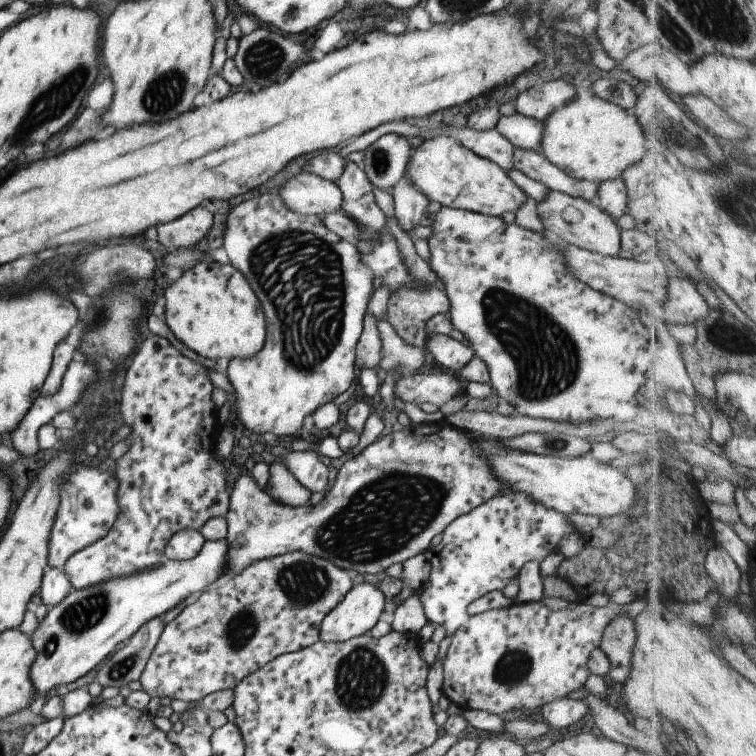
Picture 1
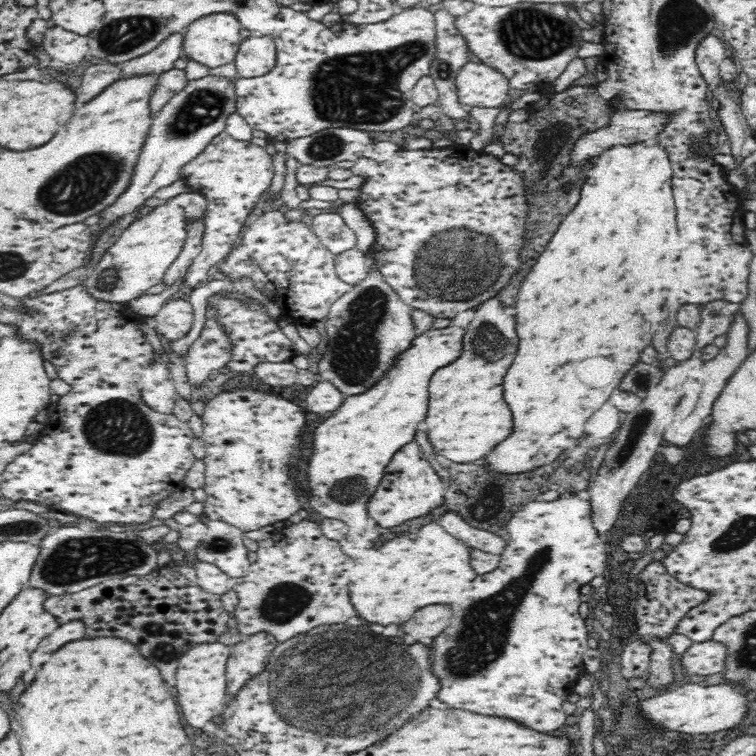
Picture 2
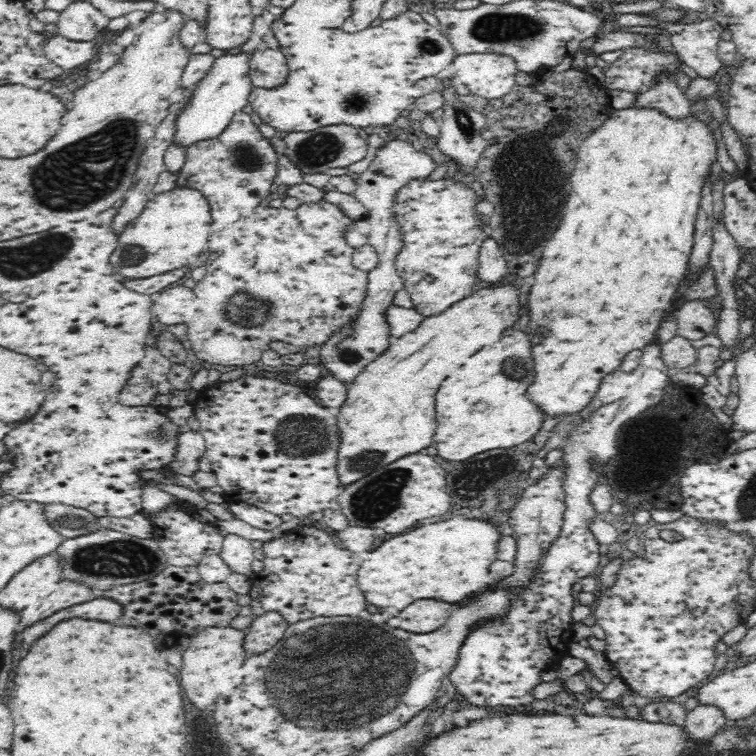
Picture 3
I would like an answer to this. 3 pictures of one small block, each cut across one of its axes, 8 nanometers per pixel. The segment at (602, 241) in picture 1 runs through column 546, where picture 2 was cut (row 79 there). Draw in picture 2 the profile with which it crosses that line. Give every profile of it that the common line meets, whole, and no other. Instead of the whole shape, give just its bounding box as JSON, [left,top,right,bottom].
[94,74,237,233]

